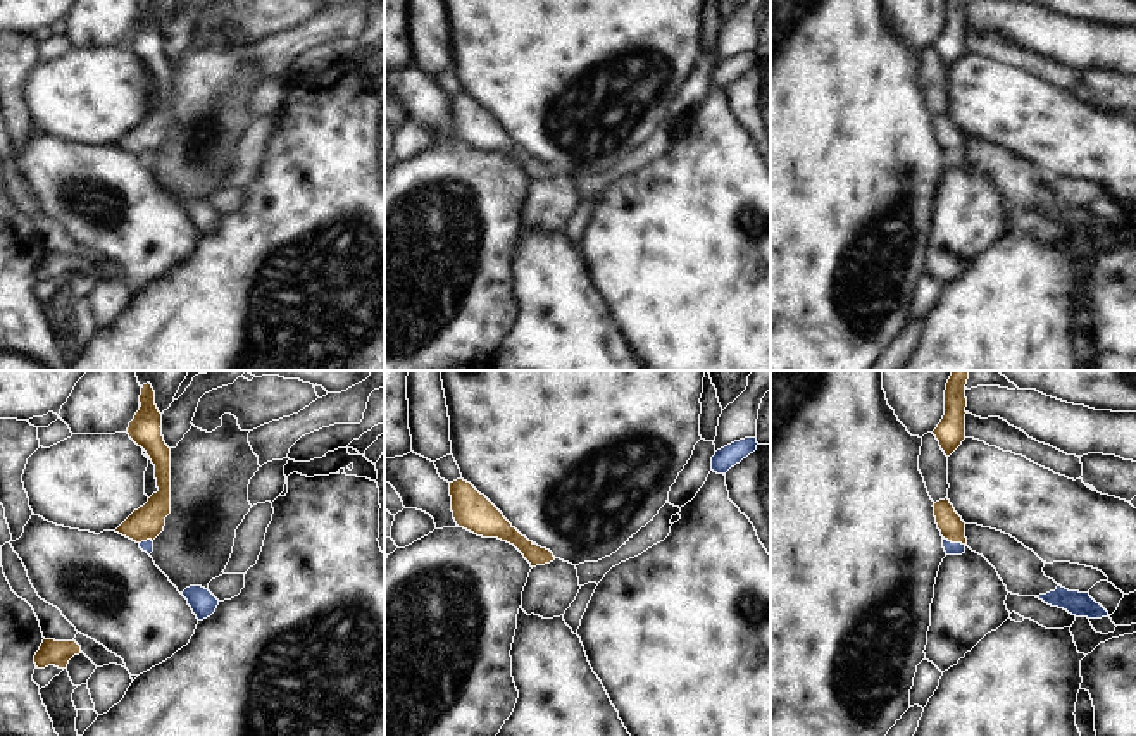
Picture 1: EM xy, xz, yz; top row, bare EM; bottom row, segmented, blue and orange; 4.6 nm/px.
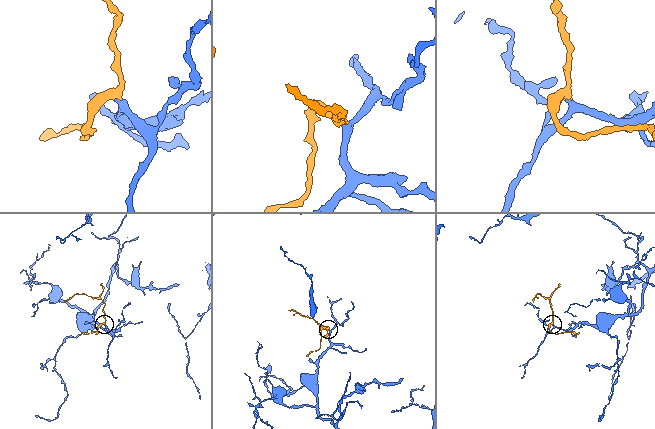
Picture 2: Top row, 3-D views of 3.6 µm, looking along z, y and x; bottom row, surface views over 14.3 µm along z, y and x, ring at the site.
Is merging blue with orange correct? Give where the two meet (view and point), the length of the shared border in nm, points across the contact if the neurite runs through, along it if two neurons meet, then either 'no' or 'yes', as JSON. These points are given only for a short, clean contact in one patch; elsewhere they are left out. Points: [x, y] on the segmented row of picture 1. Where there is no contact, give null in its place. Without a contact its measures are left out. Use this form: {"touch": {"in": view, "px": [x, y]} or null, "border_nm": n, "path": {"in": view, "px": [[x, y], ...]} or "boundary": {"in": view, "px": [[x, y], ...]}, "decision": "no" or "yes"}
{"touch": {"in": "yz", "px": [954, 543]}, "border_nm": 110, "path": {"in": "yz", "px": [[952, 548], [954, 543], [952, 528]]}, "decision": "yes"}

